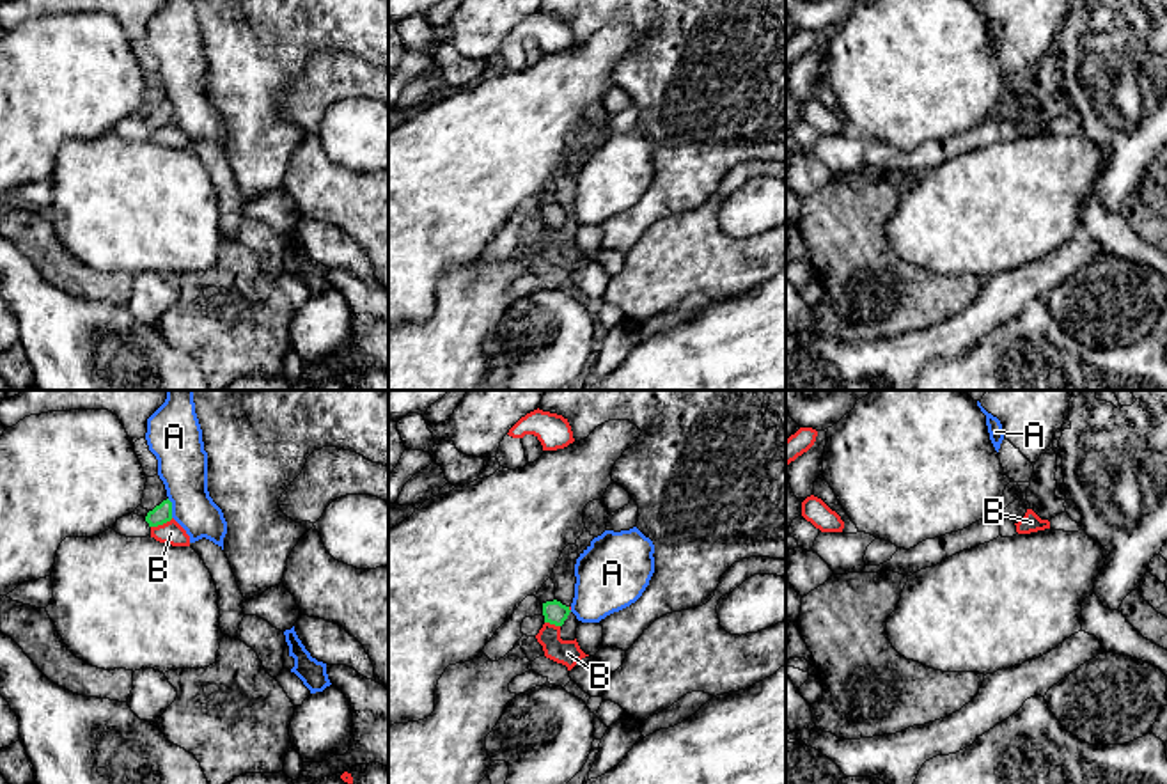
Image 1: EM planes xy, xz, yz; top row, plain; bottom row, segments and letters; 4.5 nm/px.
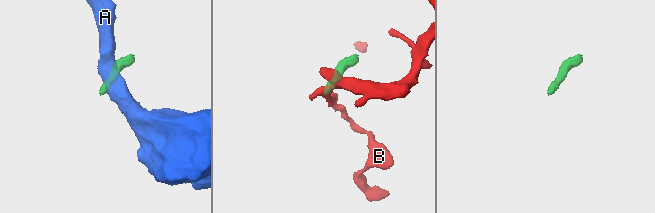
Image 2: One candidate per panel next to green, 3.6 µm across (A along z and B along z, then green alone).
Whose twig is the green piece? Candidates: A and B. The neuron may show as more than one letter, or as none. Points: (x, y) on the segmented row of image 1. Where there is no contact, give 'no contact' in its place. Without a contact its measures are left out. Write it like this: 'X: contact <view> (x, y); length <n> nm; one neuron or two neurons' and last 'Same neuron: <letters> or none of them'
A: contact xy (171, 508); length 90 nm; two neurons
B: contact xy (162, 524); length 110 nm; two neurons
Same neuron: none of them

